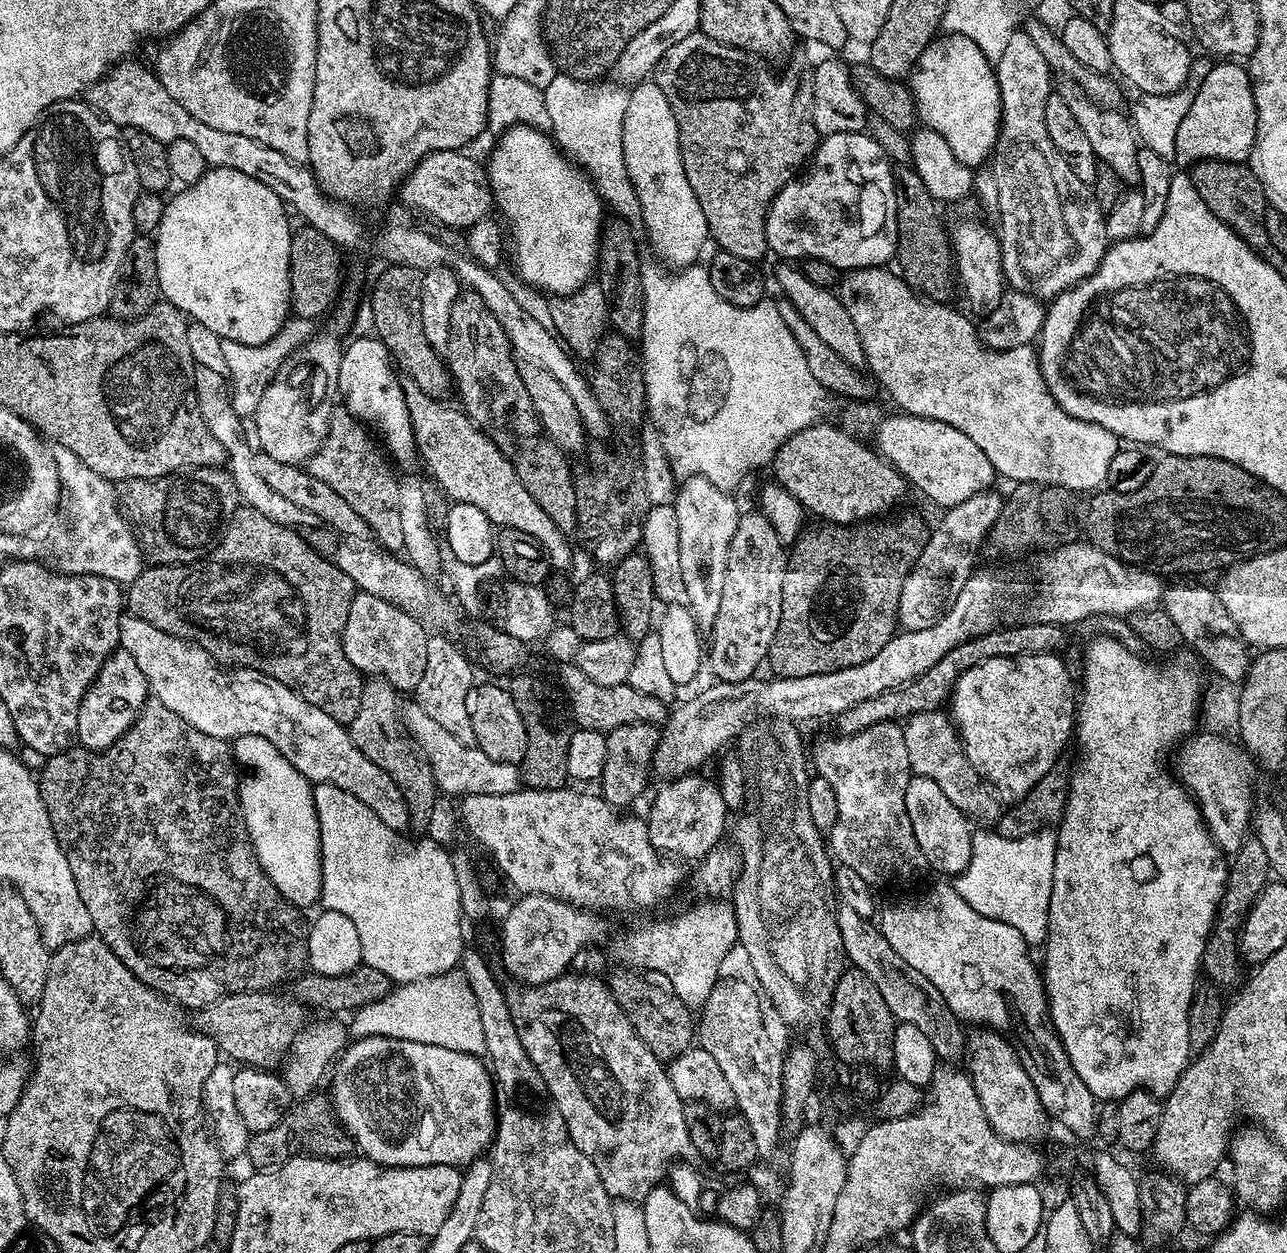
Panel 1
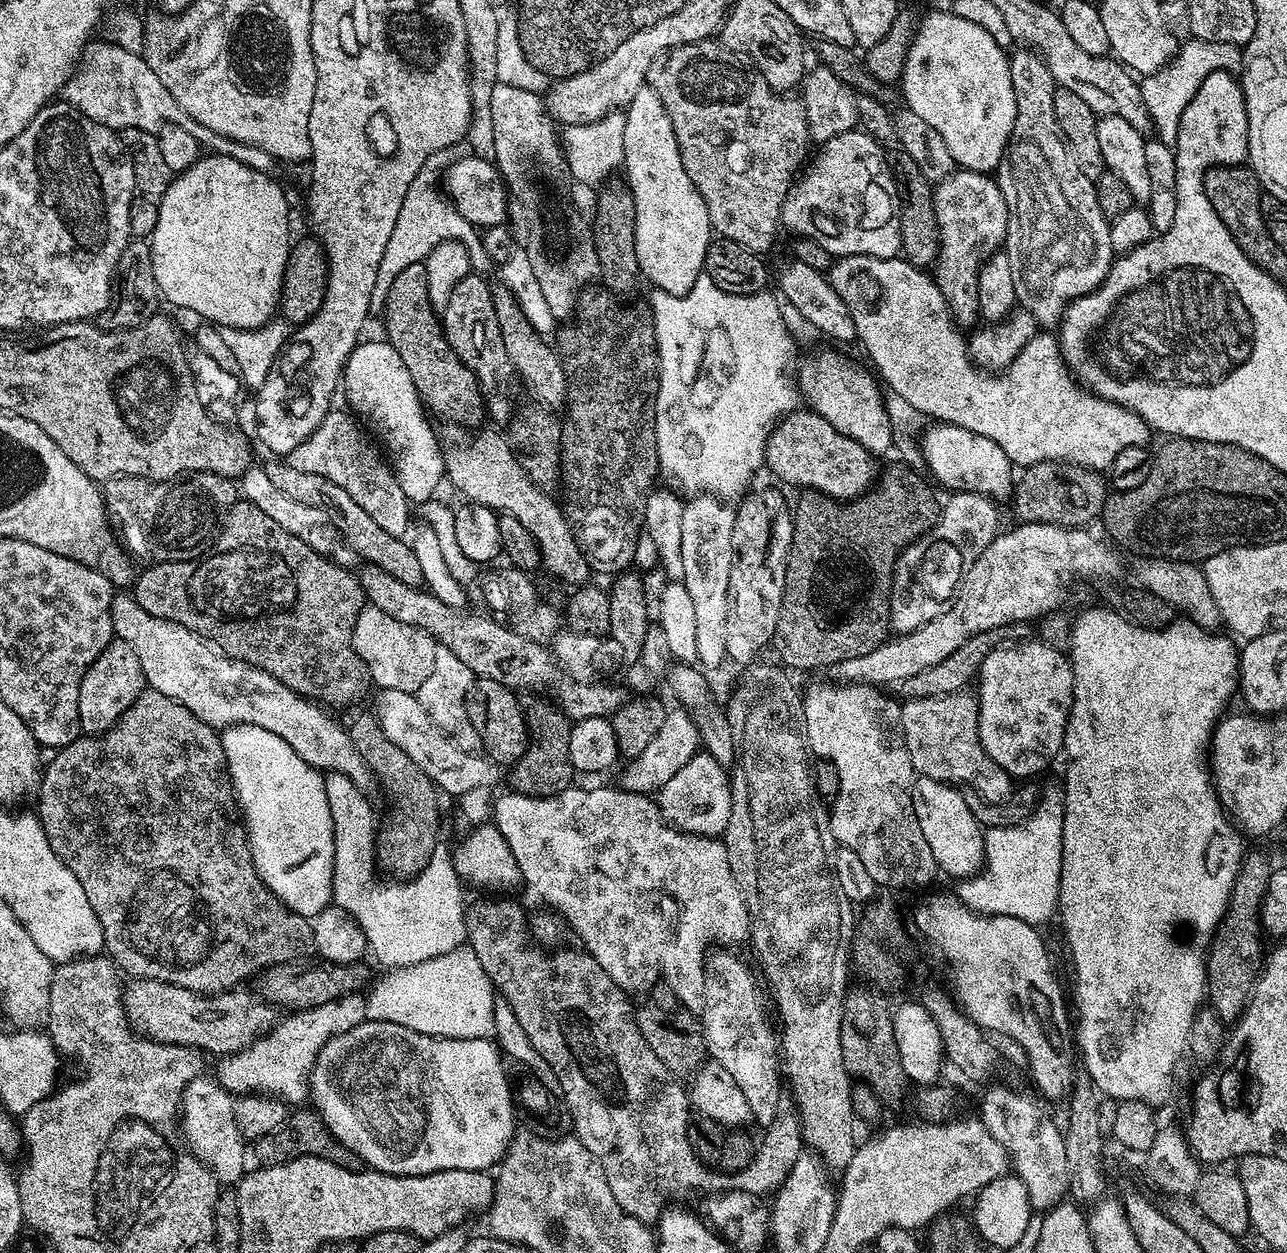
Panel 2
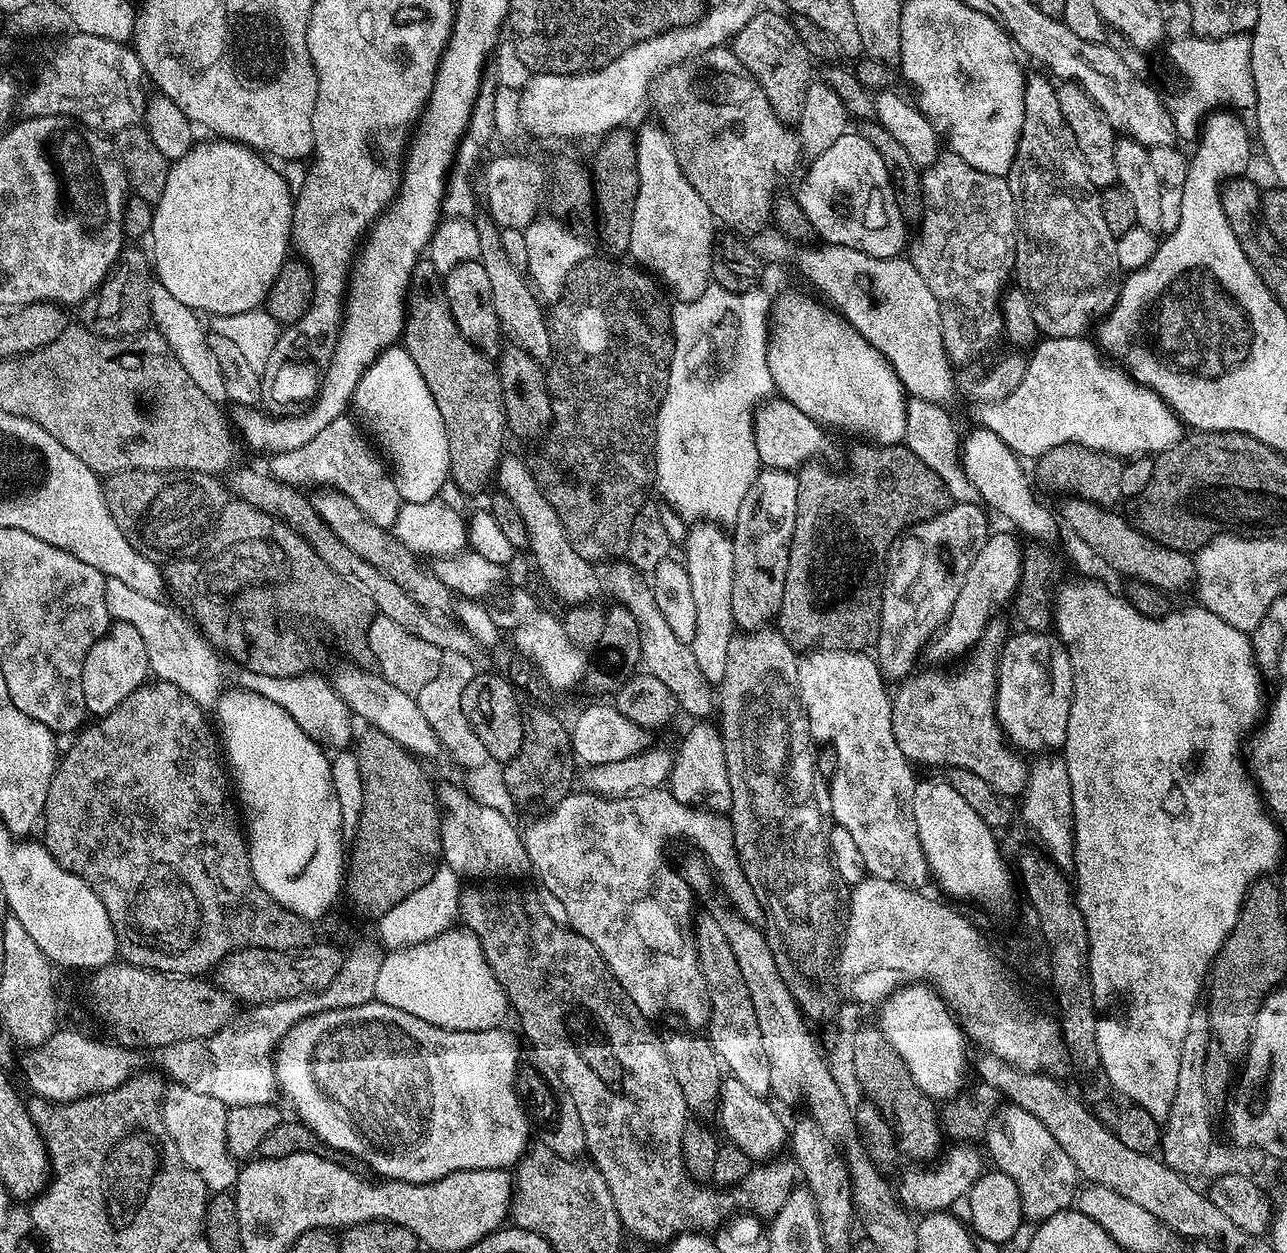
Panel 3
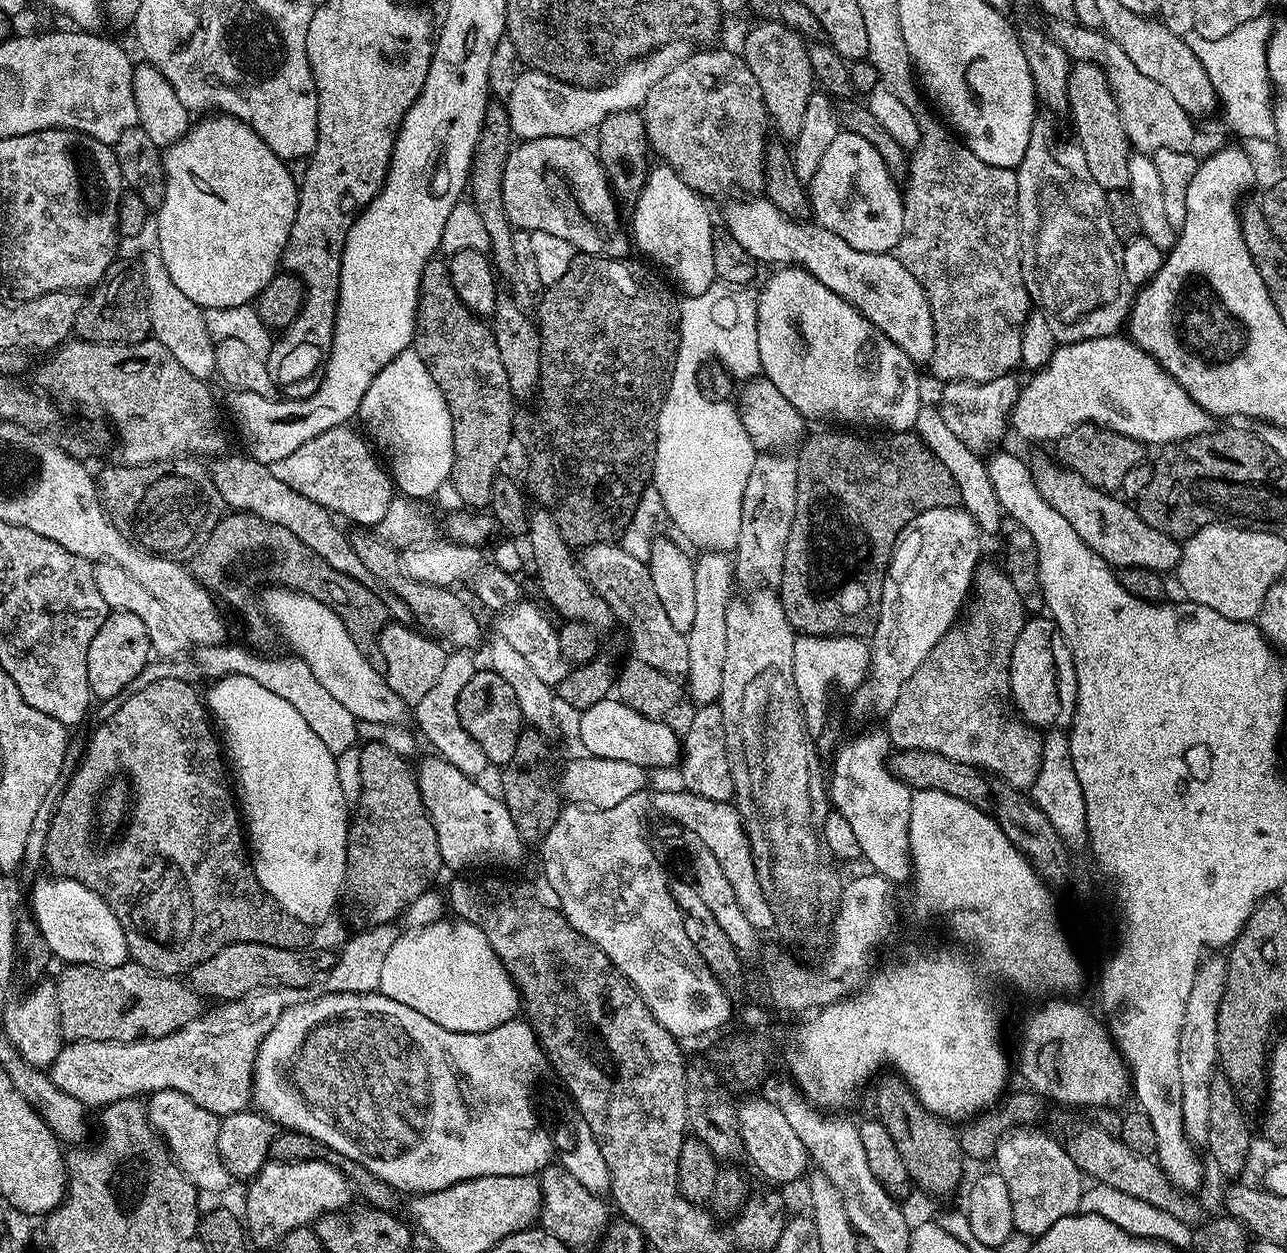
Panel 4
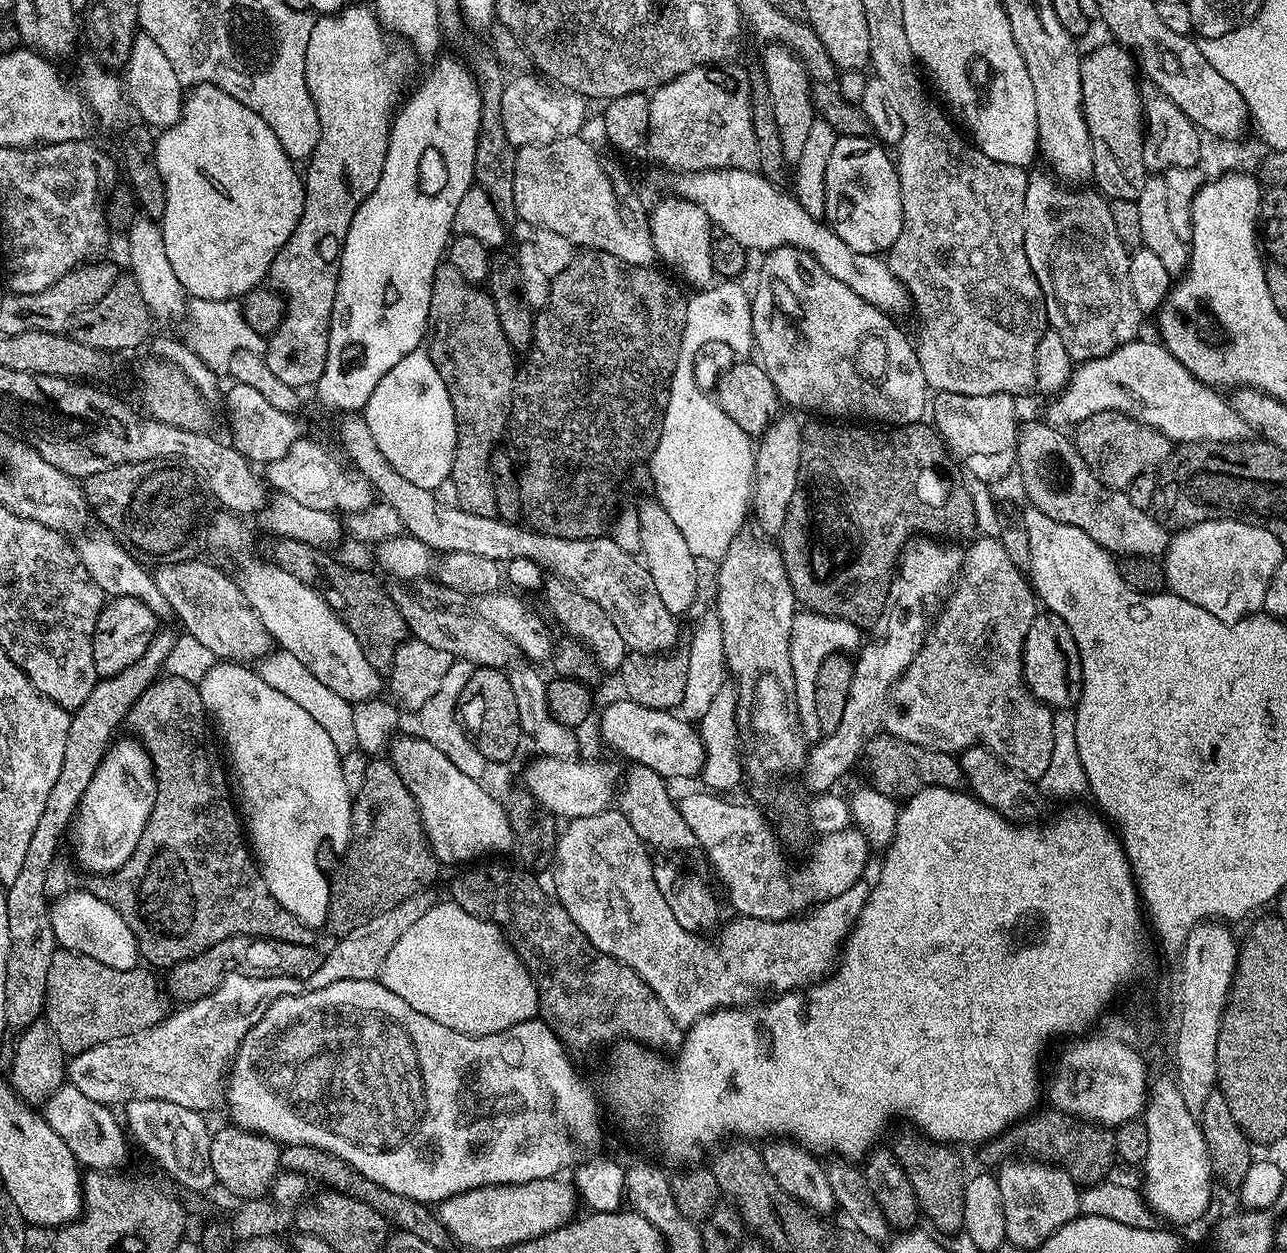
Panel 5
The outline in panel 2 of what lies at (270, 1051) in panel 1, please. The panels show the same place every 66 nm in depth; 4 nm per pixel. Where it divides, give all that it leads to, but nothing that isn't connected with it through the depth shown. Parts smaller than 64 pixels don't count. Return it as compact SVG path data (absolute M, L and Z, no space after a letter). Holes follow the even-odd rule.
M136 978L131 983L132 985L129 988L127 985L122 992L128 1026L141 1036L146 1036L149 1040L158 1040L163 1044L195 1048L204 1054L231 1054L253 1044L278 1020L277 1009L252 990L205 994L161 980Z

